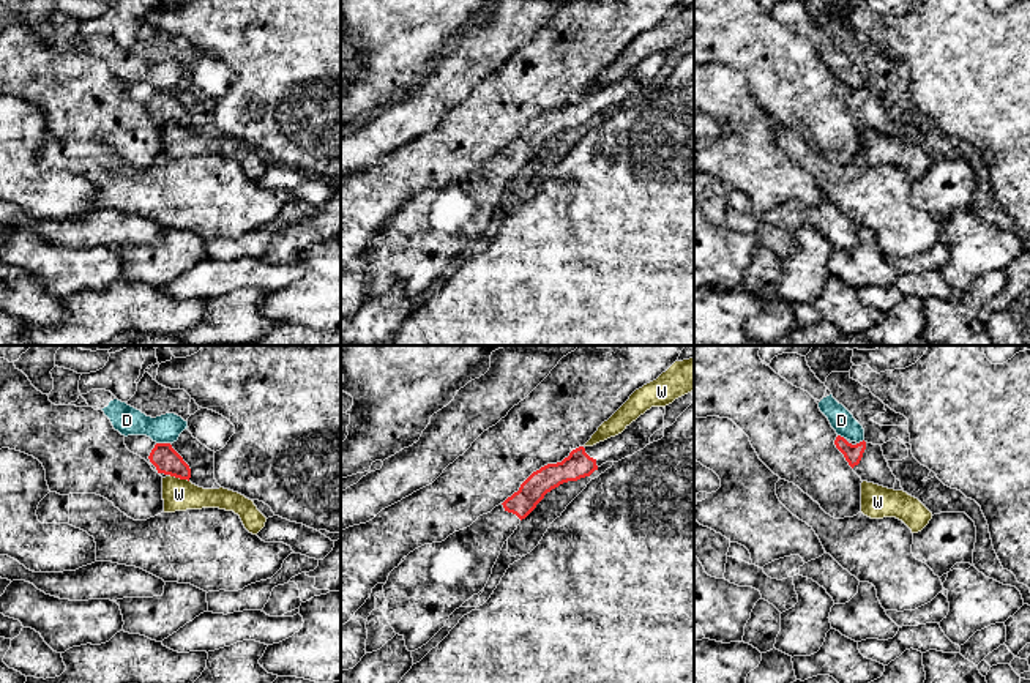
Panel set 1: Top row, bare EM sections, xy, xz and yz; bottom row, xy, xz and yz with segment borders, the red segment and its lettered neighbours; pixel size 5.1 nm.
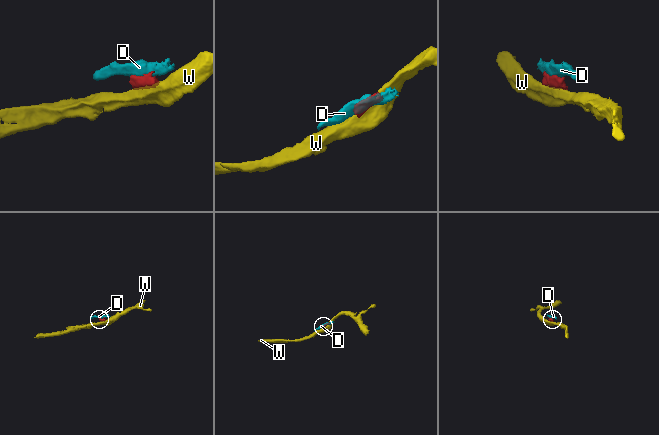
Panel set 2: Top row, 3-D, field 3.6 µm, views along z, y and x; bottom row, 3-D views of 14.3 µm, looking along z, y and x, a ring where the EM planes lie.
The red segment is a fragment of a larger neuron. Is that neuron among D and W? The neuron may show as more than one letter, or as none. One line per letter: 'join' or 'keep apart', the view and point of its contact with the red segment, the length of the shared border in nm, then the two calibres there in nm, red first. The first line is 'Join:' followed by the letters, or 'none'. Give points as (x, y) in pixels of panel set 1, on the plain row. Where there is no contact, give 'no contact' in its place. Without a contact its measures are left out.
Join: none
D: keep apart; meets red in xy at (163, 90); contact 70 nm long; 140 nm thick on the red side, 150 nm on the other
W: keep apart; meets red in xy at (179, 123); contact 110 nm long; 140 nm thick on the red side, 160 nm on the other

